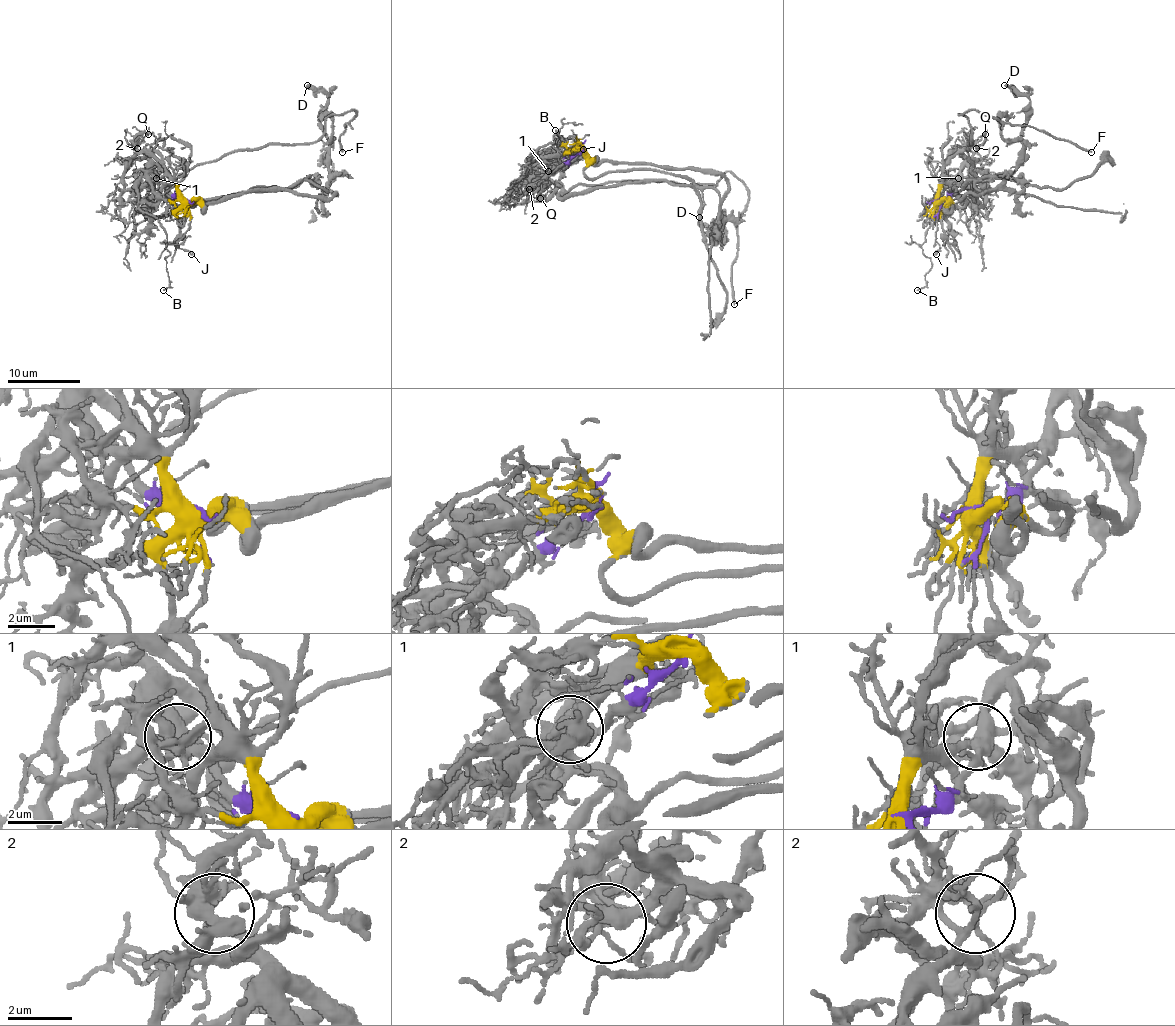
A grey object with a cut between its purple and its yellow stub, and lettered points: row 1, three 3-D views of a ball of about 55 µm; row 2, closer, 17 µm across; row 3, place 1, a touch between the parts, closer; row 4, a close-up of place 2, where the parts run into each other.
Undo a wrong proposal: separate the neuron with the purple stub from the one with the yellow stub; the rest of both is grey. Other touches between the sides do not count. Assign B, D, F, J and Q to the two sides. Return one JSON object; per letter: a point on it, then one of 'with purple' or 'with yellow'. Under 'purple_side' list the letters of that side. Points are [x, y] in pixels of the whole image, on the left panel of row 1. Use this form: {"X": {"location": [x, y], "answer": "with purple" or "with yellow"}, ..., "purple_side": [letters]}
{"B": {"location": [163, 290], "answer": "with purple"}, "D": {"location": [307, 85], "answer": "with yellow"}, "F": {"location": [342, 152], "answer": "with purple"}, "J": {"location": [191, 254], "answer": "with purple"}, "Q": {"location": [148, 134], "answer": "with purple"}, "purple_side": ["B", "F", "J", "Q"]}

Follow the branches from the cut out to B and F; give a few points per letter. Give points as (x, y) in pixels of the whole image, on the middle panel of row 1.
B: (578, 151), (555, 171), (538, 173), (529, 155), (531, 157), (560, 135), (558, 144), (562, 138), (555, 129)
F: (578, 151), (546, 178), (568, 191), (624, 180), (717, 184), (726, 171), (742, 184), (733, 304)

